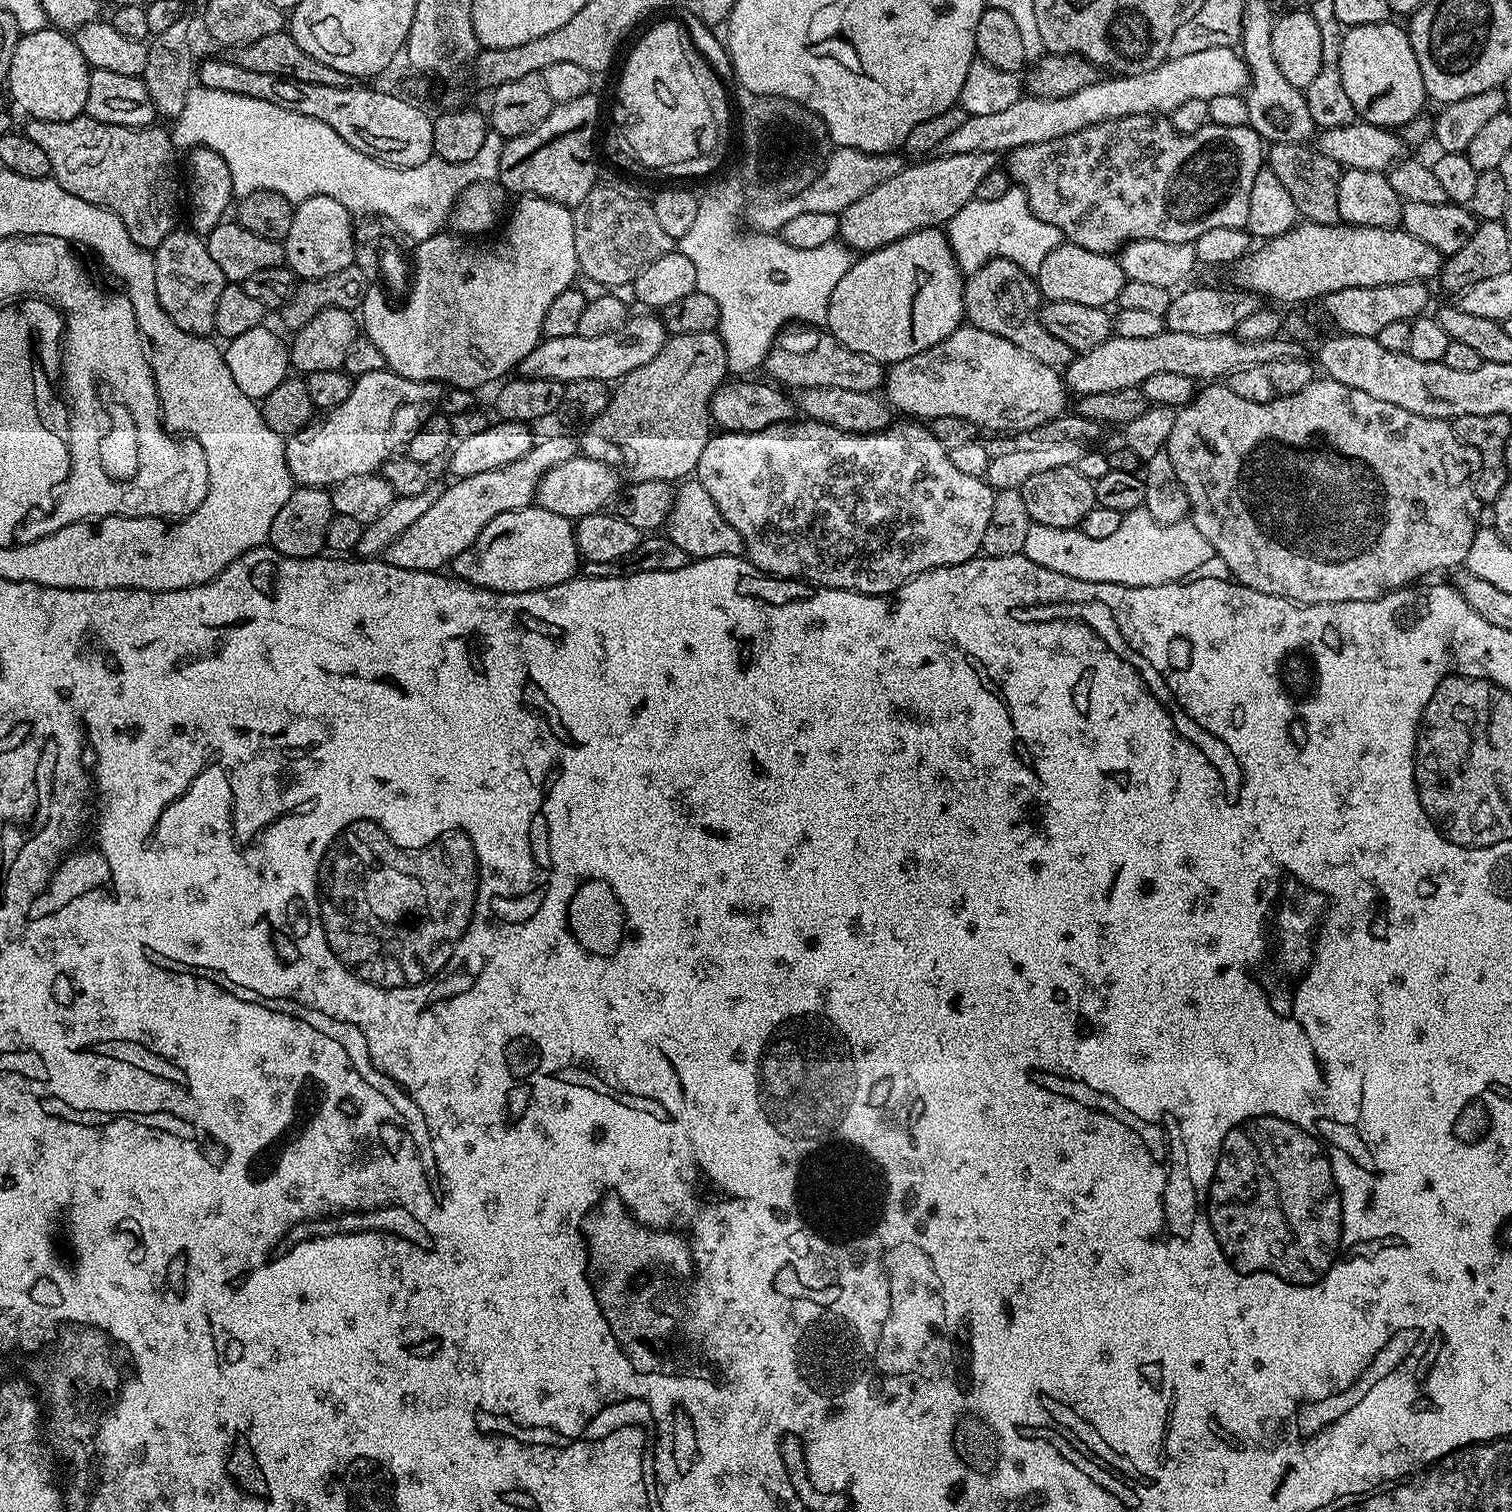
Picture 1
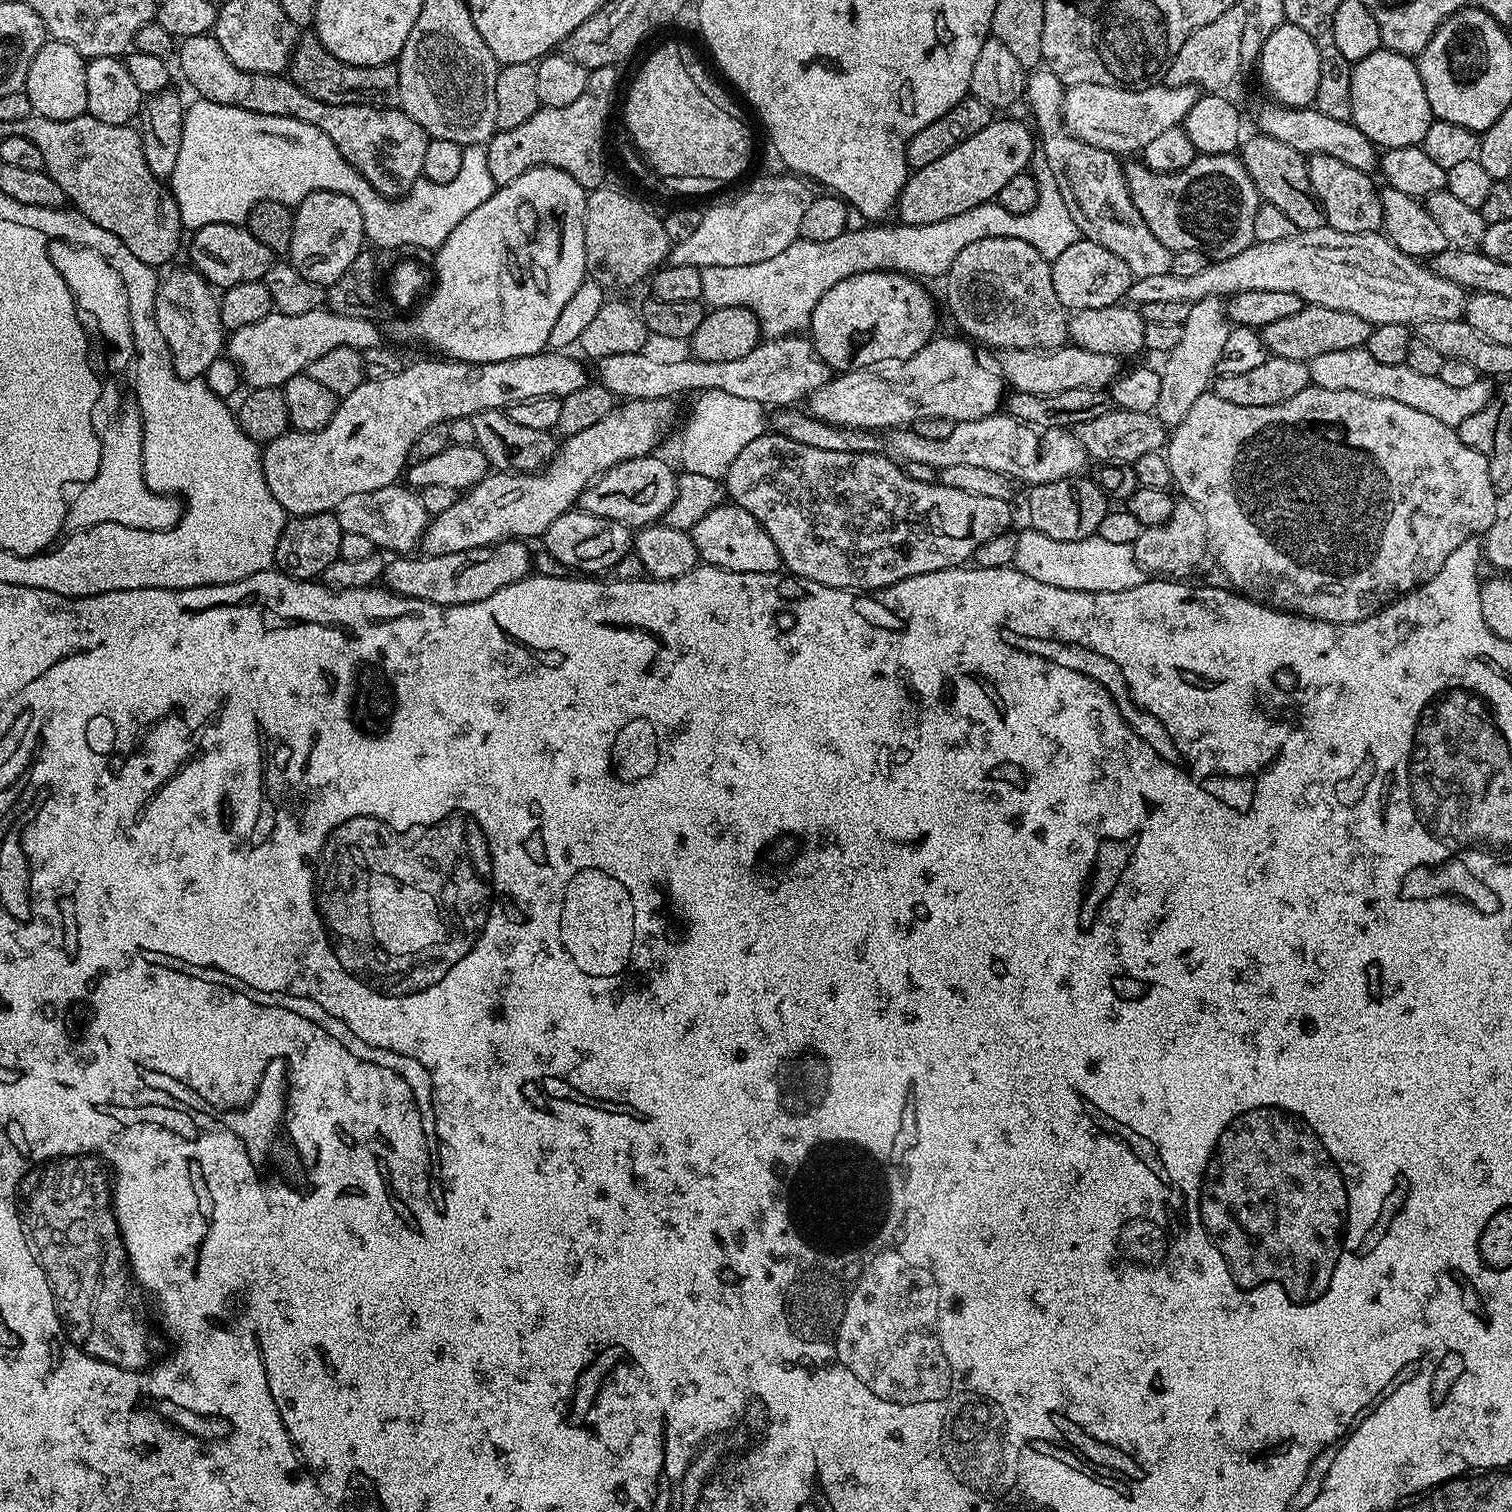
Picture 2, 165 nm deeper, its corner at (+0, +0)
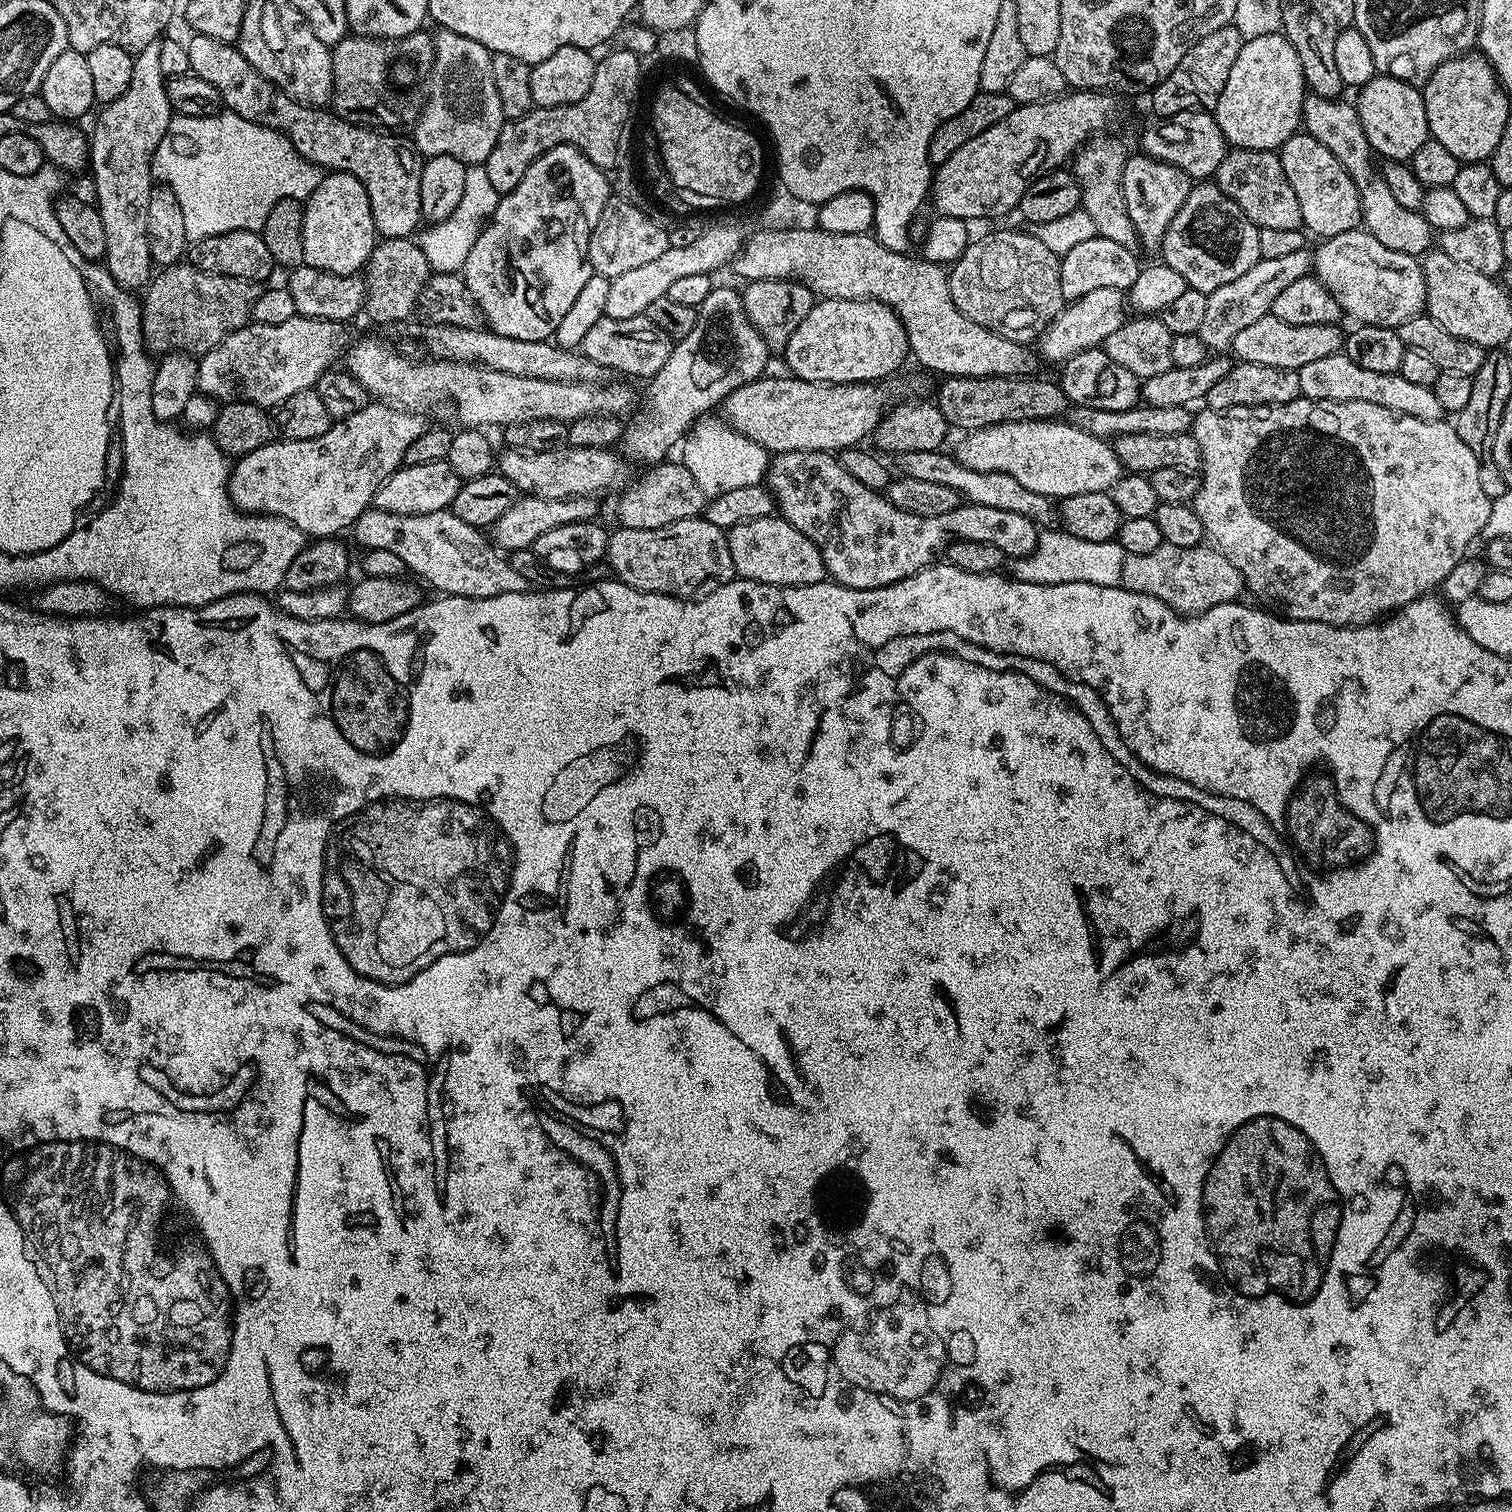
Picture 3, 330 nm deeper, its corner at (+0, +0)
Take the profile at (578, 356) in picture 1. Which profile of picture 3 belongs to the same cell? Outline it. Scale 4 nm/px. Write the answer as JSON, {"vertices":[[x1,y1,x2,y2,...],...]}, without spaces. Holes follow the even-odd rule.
{"vertices":[[370,402,358,414,333,423,322,438,309,440,273,439,272,443,239,457,228,477,228,494,241,512,267,514,289,520,308,538,336,538,353,527,356,519,370,507,374,494,390,474,404,464,404,455,410,442,418,438,426,427,425,417,399,406]]}

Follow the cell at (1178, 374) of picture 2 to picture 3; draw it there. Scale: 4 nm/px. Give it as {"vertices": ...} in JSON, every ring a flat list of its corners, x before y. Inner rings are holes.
{"vertices":[[1305,247,1279,258,1260,259,1257,264,1250,266,1250,270,1246,270,1246,274,1242,274,1242,278,1234,278,1234,282,1226,282,1226,286,1218,286,1218,290,1209,292,1199,331,1202,342,1206,342,1209,350,1216,354,1231,349,1234,334,1238,334,1238,330,1269,315,1274,306,1274,298,1278,298,1278,294,1282,294,1286,286,1291,286,1298,282,1298,278,1313,271,1312,257,1313,253]]}

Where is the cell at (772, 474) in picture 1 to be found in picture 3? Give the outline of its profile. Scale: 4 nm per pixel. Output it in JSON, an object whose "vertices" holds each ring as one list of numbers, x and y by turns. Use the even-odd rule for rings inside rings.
{"vertices":[[778,452,771,457,766,475,766,487,776,500,779,515,783,516,794,530,802,530,822,554,827,575,843,588,870,590,885,588,888,584,897,584,924,568,937,563,936,556,945,551,953,540,970,542,990,542,998,546,1005,557,1023,558,1029,556,1038,542,1038,526,1022,514,1013,514,1010,510,994,510,994,506,978,506,965,503,953,512,937,516,919,516,910,514,888,501,887,495,866,487,850,470,840,465,839,459,830,452]]}

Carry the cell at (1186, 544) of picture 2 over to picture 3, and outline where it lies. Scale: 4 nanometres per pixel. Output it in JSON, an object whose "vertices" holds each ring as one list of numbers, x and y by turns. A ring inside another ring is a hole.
{"vertices":[[1165,543,1150,554,1125,555,1120,584,1166,602,1185,618,1198,616,1219,604,1239,601,1240,591,1243,593,1246,588,1239,570,1215,547,1183,548]]}

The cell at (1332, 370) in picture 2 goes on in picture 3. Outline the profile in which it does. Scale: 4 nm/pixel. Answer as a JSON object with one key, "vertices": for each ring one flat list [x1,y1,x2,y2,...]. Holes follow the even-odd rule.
{"vertices":[[1343,354,1306,362,1306,366,1298,371,1300,394,1306,400,1374,402,1374,406,1386,406,1386,410,1394,410,1399,416,1413,416,1423,420,1438,420,1445,415,1442,402,1438,402,1432,388,1418,386,1407,378,1402,378,1399,372,1377,374,1374,370,1365,370,1363,366,1350,362,1350,358]]}

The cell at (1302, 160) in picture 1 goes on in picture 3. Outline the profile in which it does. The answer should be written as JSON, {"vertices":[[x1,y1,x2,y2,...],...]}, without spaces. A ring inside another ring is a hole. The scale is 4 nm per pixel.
{"vertices":[[1232,148,1222,158,1218,166,1214,182,1231,198,1236,205,1243,210,1246,218,1254,222,1259,229,1269,228,1270,230,1294,230,1303,229,1302,209,1298,206,1298,197,1286,179,1286,170,1282,170,1282,162,1275,151,1250,150,1249,148]]}

